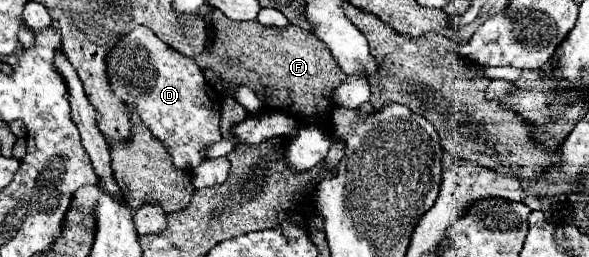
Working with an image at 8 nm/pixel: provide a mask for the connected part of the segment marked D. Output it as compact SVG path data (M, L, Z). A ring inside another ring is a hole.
M136 26L130 34L126 34L108 54L108 76L112 92L122 98L128 106L136 106L140 118L150 128L150 132L170 150L176 168L196 168L204 160L204 148L222 138L220 134L220 94L206 86L206 80L196 66L196 62L188 56L182 56L166 42L162 42L152 30L146 26Z

